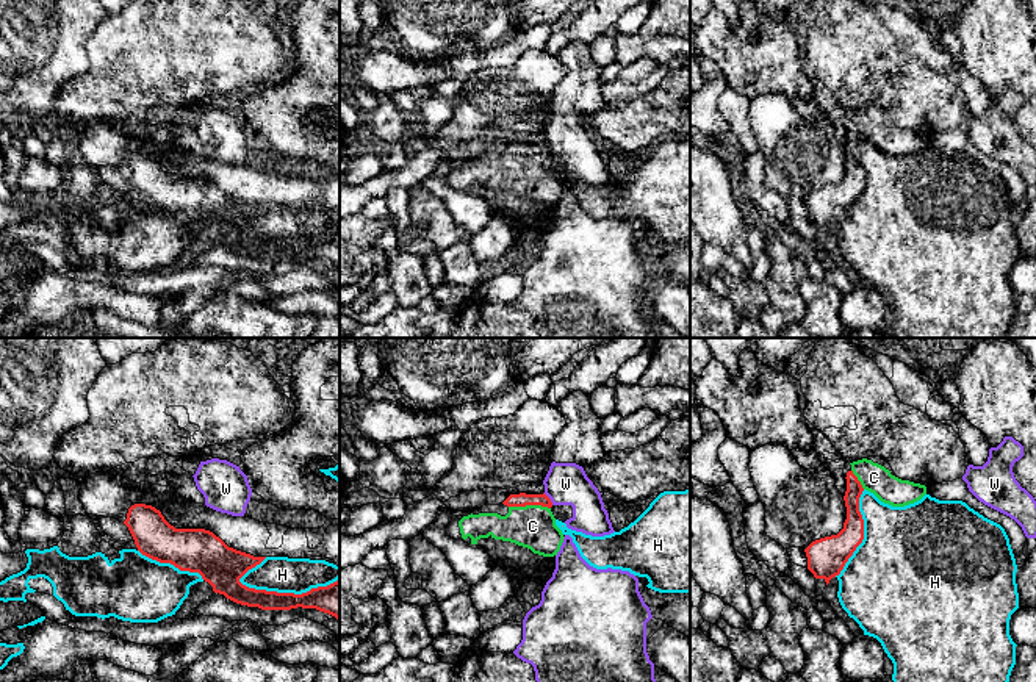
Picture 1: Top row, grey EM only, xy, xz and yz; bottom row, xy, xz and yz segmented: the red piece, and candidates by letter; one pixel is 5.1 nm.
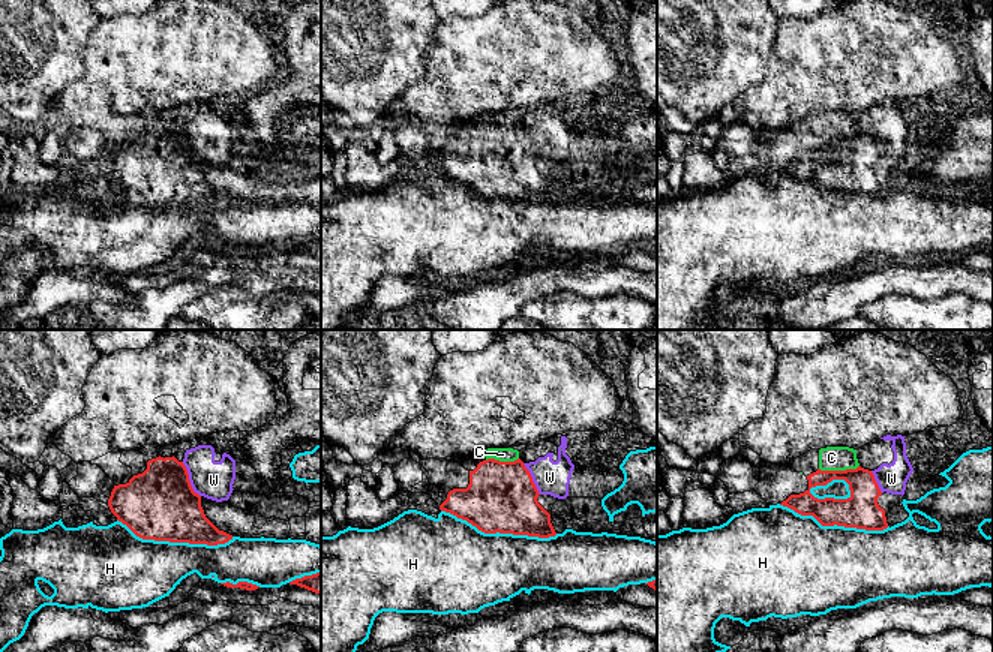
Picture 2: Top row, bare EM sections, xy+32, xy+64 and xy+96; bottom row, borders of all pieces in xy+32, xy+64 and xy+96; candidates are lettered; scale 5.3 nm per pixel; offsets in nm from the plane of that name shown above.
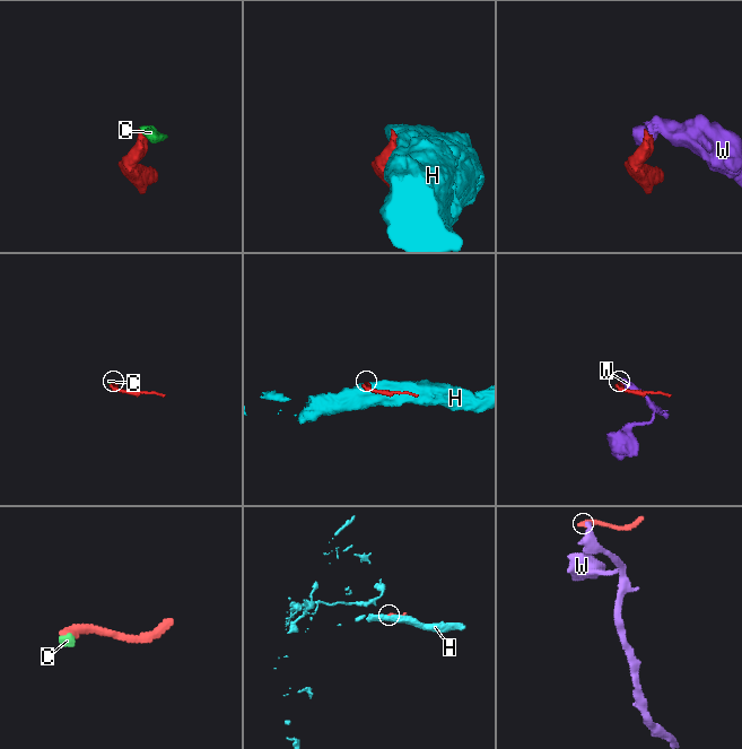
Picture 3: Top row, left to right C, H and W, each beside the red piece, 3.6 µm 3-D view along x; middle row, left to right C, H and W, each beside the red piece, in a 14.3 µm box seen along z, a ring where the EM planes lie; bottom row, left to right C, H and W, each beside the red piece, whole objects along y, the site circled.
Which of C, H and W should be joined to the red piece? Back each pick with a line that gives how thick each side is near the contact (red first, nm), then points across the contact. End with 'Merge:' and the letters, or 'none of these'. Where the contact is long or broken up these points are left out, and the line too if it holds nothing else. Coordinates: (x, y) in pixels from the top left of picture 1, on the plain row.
C: calibres 70 and 220 nm; way xz (521, 149), (529, 154), (529, 172), (532, 175)
Merge: C

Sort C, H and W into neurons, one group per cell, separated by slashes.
C / H / W

